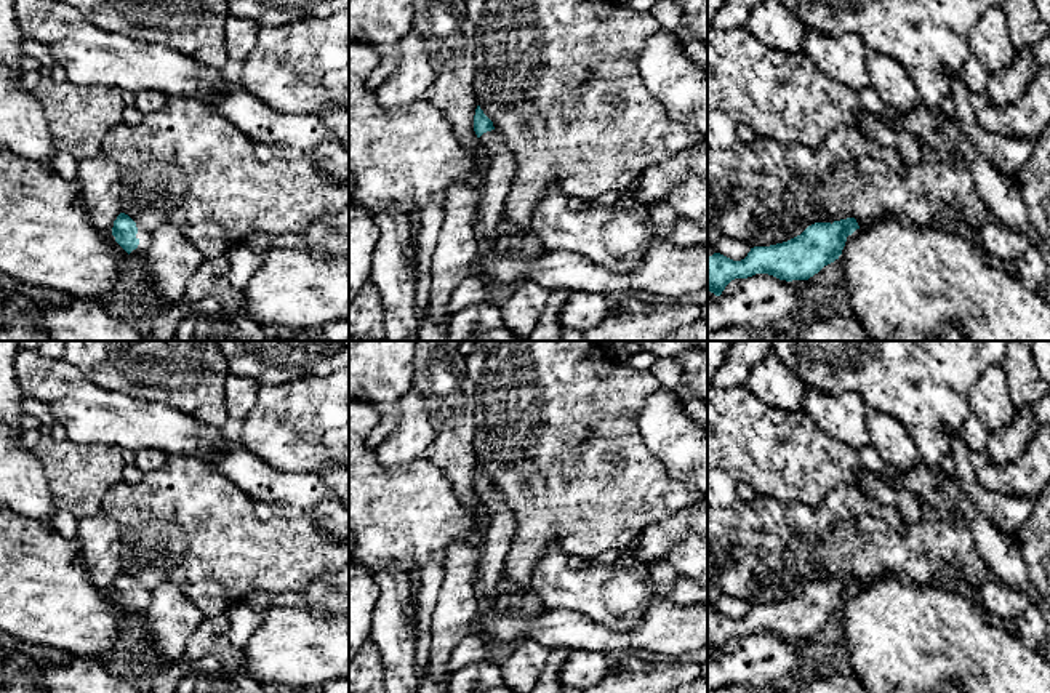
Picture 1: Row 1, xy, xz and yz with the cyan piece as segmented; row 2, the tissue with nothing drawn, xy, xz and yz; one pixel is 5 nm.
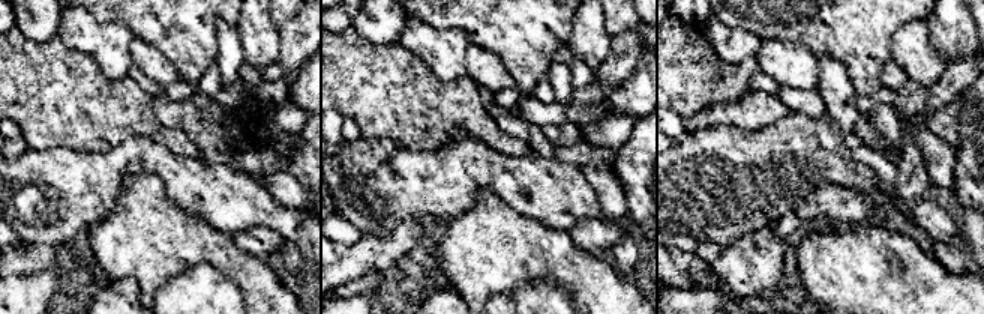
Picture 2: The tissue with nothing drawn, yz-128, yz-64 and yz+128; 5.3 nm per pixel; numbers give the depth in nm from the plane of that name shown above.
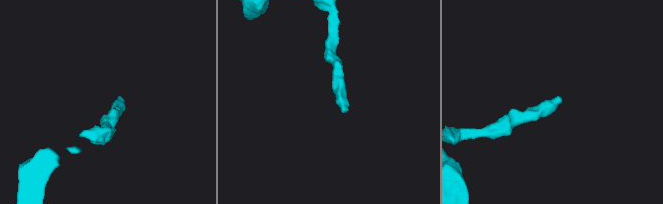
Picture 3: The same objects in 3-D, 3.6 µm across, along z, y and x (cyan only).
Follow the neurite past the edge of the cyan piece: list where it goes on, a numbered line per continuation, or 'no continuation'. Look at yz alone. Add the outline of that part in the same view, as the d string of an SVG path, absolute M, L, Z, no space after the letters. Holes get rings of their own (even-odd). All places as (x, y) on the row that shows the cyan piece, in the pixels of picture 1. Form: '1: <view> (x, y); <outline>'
no continuation

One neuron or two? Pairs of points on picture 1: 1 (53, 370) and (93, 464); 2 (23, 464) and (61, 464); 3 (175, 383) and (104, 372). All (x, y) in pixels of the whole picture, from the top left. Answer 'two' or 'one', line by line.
1: two
2: two
3: one

